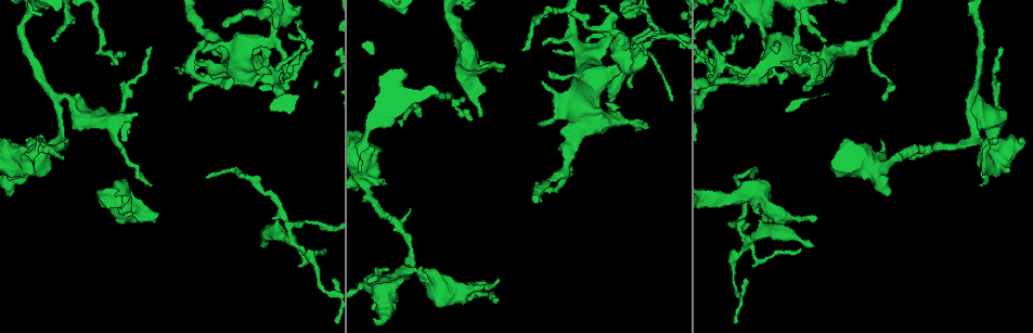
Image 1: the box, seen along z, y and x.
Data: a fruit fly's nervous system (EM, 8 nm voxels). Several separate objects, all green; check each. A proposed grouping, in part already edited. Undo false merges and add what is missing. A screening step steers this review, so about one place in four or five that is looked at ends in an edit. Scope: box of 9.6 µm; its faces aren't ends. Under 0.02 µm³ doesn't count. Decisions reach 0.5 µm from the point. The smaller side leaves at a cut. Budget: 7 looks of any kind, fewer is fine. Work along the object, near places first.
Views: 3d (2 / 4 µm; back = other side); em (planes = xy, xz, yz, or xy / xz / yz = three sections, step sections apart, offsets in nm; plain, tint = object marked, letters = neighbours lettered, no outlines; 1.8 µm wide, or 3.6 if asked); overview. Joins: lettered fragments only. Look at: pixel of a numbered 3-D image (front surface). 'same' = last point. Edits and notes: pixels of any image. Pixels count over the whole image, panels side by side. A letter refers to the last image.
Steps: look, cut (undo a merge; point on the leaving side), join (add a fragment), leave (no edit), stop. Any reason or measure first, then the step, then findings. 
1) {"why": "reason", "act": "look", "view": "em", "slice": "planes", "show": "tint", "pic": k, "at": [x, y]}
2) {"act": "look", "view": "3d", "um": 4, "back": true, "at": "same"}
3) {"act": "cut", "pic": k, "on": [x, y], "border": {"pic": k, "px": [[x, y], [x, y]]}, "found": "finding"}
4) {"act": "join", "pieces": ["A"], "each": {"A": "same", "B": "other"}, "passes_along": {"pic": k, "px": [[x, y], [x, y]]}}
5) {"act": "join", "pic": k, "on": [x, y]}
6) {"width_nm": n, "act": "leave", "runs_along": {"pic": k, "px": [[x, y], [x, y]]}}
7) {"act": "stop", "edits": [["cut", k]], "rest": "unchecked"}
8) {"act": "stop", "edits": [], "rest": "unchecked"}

{"why": "four or more arms meet", "act": "look", "view": "3d", "um": 4, "pic": 1, "at": [748, 242]}

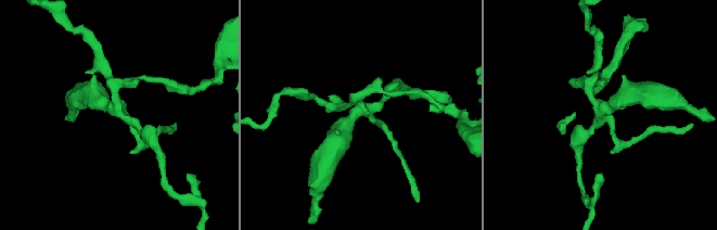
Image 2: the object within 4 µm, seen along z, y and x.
{"why": "shape alone is not enough", "act": "look", "view": "em", "slice": "xz", "step": 16, "show": "tint", "pic": 2, "at": [603, 106]}

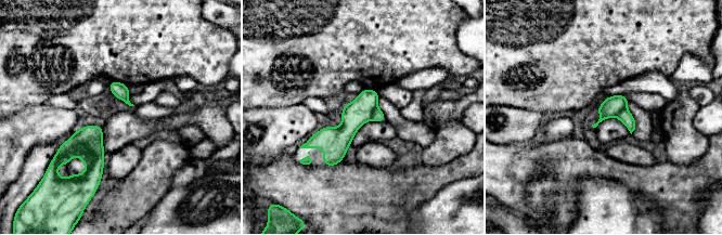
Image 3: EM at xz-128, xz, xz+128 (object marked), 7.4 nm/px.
{"act": "look", "view": "em", "slice": "planes", "show": "letters", "at": "same"}

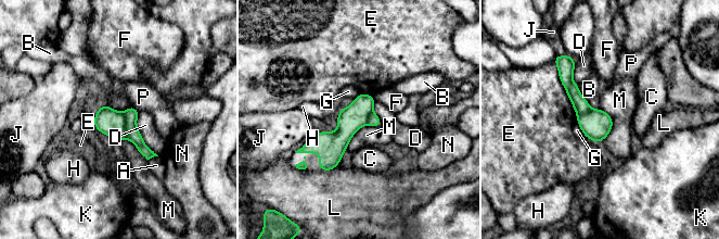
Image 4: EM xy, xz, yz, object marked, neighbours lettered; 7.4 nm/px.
{"longest_contact_nm": ["E", 440], "act": "cut", "pic": 4, "on": [130, 114], "each": {"A": "other", "B": "other", "C": "other", "D": "other", "E": "other", "F": "other", "G": "other", "H": "other", "J": "other", "K": "other", "L": "other", "M": "other", "N": "other", "P": "other"}, "border": {"pic": 4, "px": [[123, 113], [128, 138]]}, "found": "a second neuron is stuck on"}

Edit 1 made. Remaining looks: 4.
{"why": "redraw", "act": "look", "view": "overview"}

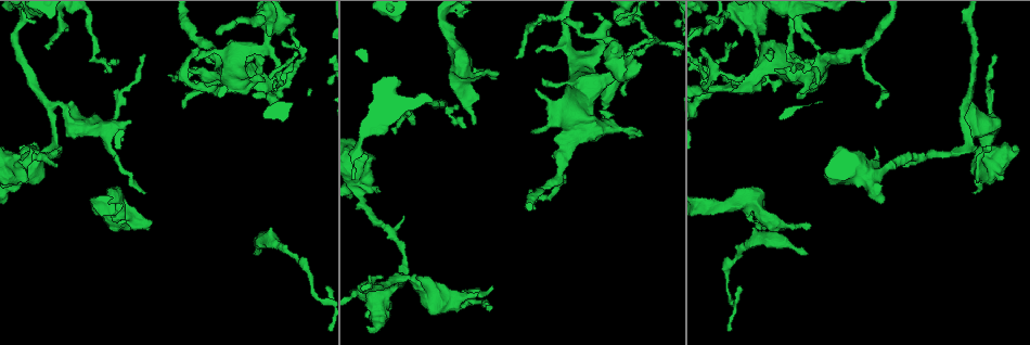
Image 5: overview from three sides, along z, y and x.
{"why": "branch point", "act": "look", "view": "em", "slice": "planes", "show": "letters", "pic": 5, "at": [751, 200]}

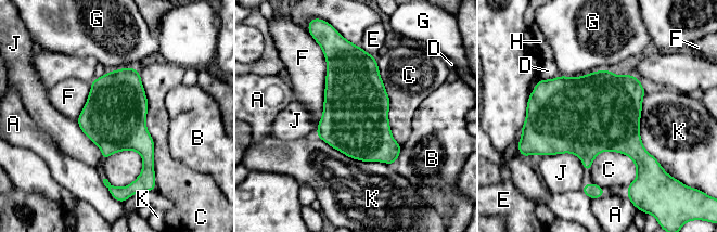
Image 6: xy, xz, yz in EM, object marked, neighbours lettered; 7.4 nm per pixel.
{"act": "leave", "each": {"A": "other", "B": "other", "C": "other", "D": "other", "E": "other", "F": "other", "G": "other", "H": "other", "J": "other", "K": "other"}, "border": {"pic": 6, "px": [[541, 155], [574, 153], [585, 171]]}, "found": "continuous, no second neuron"}

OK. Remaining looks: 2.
{"act": "stop", "edits": [["cut", 4]], "rest": "unchecked"}

